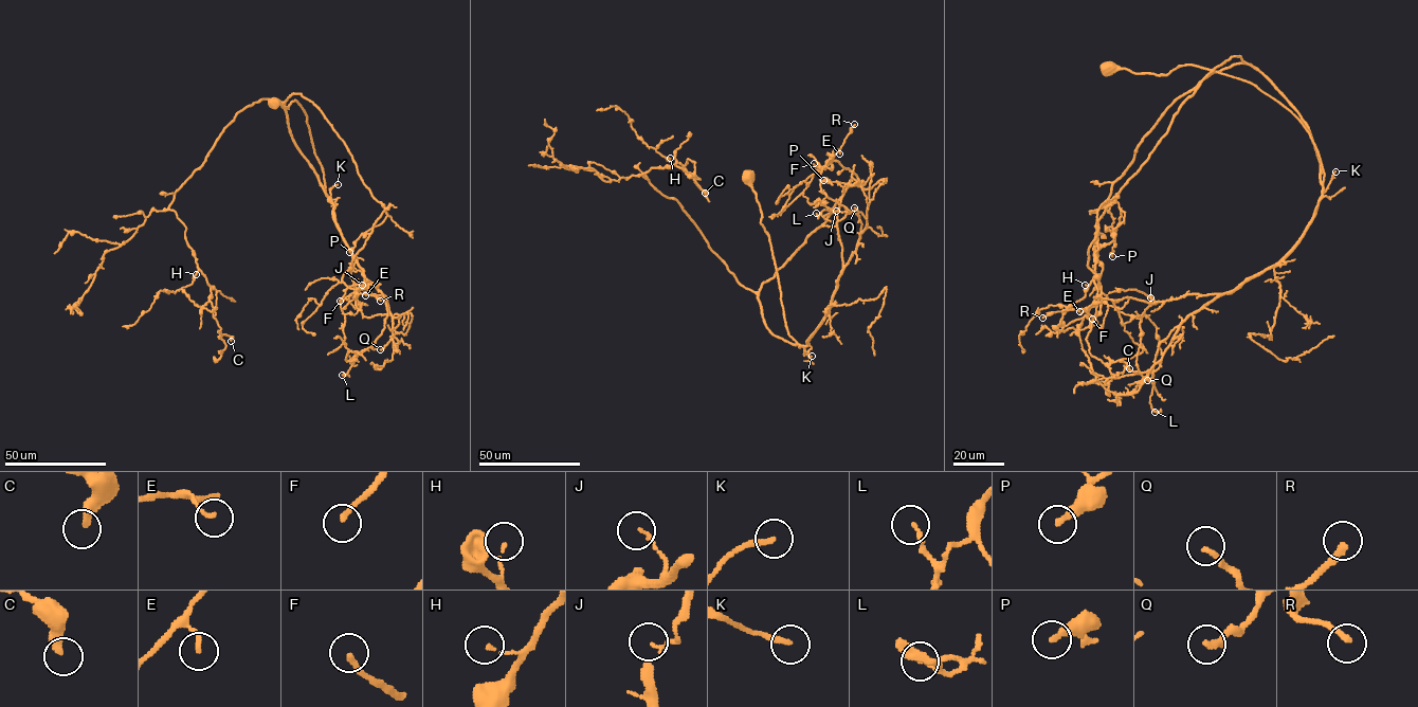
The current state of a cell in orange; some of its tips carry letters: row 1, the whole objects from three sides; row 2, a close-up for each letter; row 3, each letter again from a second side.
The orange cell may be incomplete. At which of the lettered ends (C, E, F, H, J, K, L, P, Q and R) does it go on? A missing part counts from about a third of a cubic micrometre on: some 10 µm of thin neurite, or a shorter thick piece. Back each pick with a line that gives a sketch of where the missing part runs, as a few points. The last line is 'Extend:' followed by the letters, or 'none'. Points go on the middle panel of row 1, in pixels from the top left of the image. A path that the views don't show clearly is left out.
Q: missing branch runs (854, 207), (850, 201), (852, 207), (836, 211)
Extend: F, Q, R

